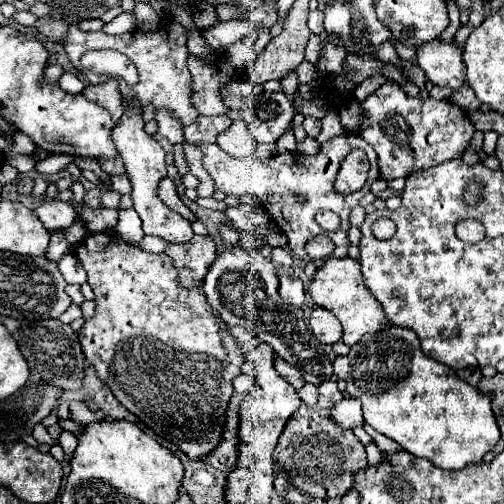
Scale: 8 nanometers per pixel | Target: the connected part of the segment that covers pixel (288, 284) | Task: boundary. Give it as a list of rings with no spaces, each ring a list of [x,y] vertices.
[[[281,274],[279,282],[281,282],[279,286],[281,298],[293,306],[303,306],[303,300],[305,300],[303,282],[297,276],[287,276],[287,274]]]

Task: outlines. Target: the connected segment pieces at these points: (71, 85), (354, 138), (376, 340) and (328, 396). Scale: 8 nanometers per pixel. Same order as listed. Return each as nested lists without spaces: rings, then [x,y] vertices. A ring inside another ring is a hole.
[[[65,72],[61,78],[59,78],[59,86],[65,90],[65,92],[71,92],[71,94],[81,94],[85,84],[71,72]]]
[[[343,132],[341,136],[335,136],[335,138],[327,140],[327,142],[323,142],[315,156],[305,156],[305,154],[295,152],[295,154],[279,154],[279,156],[273,156],[273,158],[267,158],[267,160],[259,160],[257,156],[249,156],[249,158],[237,160],[237,158],[227,156],[217,144],[201,144],[203,168],[213,178],[215,190],[221,190],[221,192],[237,196],[237,198],[241,198],[241,196],[257,196],[257,200],[273,216],[277,226],[287,234],[289,248],[303,260],[309,260],[307,252],[305,252],[305,242],[311,236],[321,234],[321,228],[319,228],[319,224],[313,218],[315,212],[317,210],[335,210],[341,216],[341,226],[339,226],[339,230],[335,234],[329,234],[329,236],[335,236],[333,238],[333,242],[335,242],[333,256],[335,258],[345,258],[347,256],[347,248],[349,248],[349,240],[347,240],[349,220],[347,218],[349,218],[349,212],[359,204],[359,200],[365,194],[365,190],[359,190],[359,192],[355,192],[351,196],[341,196],[341,194],[337,194],[333,190],[333,182],[335,182],[339,164],[353,150],[353,142],[359,142],[358,146],[369,154],[369,162],[371,162],[369,174],[371,174],[371,178],[365,184],[367,190],[369,190],[371,182],[379,174],[377,154],[375,154],[373,146],[369,146],[361,136],[351,134],[351,132],[349,134]],[[295,194],[307,196],[307,202],[305,204],[295,202]]]
[[[387,326],[377,334],[363,336],[355,346],[349,348],[347,356],[337,356],[333,370],[339,380],[345,380],[349,396],[361,400],[363,416],[369,426],[401,444],[401,448],[409,454],[423,456],[439,468],[461,470],[467,464],[481,462],[481,458],[491,452],[501,438],[491,410],[491,396],[481,394],[477,388],[457,378],[449,366],[427,358],[421,352],[417,334],[413,334],[409,328]]]
[[[327,380],[319,386],[319,402],[315,408],[301,406],[297,414],[285,424],[279,444],[273,452],[275,462],[279,462],[289,474],[291,482],[299,492],[313,498],[341,498],[353,488],[353,472],[367,468],[365,446],[355,438],[351,430],[343,430],[329,418],[329,410],[341,400],[335,382]]]

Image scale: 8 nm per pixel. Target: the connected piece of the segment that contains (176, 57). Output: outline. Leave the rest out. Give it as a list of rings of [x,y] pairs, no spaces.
[[[165,18],[163,26],[157,32],[125,32],[119,36],[109,36],[105,32],[83,32],[77,28],[77,24],[69,24],[69,32],[67,32],[67,40],[63,42],[63,48],[71,60],[71,64],[81,70],[79,58],[81,54],[85,54],[87,50],[103,50],[103,48],[111,48],[111,50],[119,50],[125,56],[129,56],[129,60],[135,64],[137,72],[139,72],[139,84],[135,84],[133,88],[125,86],[121,90],[123,100],[127,98],[139,98],[141,104],[145,106],[147,100],[159,110],[159,108],[169,108],[173,112],[175,118],[179,118],[185,126],[189,126],[197,116],[197,108],[191,102],[191,75],[187,68],[187,30],[173,22],[171,18]]]

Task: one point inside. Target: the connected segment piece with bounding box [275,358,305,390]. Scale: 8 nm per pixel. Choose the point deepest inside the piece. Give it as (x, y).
(292, 375)

